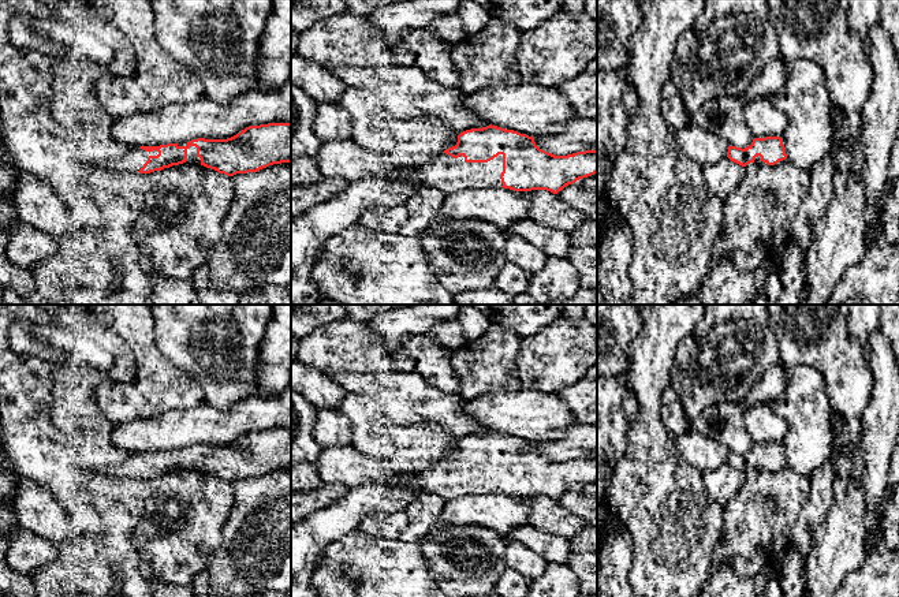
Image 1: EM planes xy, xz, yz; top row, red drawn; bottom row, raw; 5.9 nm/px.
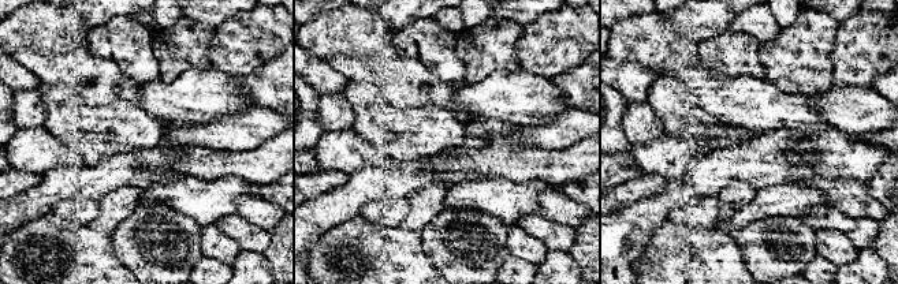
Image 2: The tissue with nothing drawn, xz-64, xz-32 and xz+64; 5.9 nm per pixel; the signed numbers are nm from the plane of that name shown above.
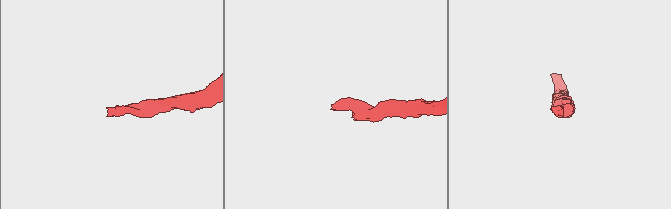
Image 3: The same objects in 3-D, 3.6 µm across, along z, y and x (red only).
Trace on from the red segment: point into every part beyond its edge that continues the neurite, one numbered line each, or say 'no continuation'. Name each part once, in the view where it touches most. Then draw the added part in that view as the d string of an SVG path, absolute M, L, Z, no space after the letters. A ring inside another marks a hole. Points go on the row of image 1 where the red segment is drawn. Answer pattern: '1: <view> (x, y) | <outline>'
1: xy (133, 160) | M131 148L116 158L105 160L100 167L109 169L111 172L138 172L148 161L149 156L157 156L158 152L145 152L139 148Z

